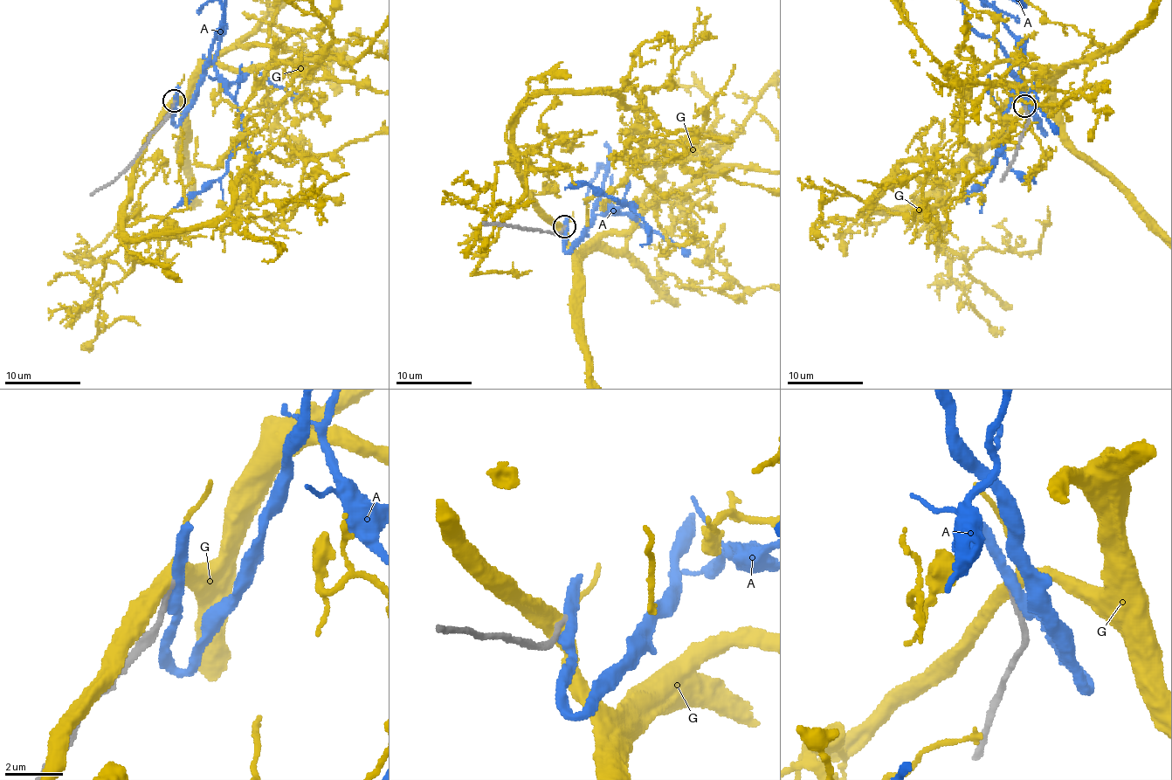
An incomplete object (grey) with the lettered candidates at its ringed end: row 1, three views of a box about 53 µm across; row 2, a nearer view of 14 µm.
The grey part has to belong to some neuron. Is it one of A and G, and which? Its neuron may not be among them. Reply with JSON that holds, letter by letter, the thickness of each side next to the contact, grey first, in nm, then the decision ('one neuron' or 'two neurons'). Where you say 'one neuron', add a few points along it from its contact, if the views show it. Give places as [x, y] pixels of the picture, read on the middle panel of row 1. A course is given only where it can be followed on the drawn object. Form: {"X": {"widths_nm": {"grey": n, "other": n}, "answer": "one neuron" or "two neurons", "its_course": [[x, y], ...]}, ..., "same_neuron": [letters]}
{"A": {"widths_nm": {"grey": 240, "other": 400}, "answer": "two neurons"}, "G": {"widths_nm": {"grey": 200, "other": 400}, "answer": "two neurons"}, "same_neuron": []}

